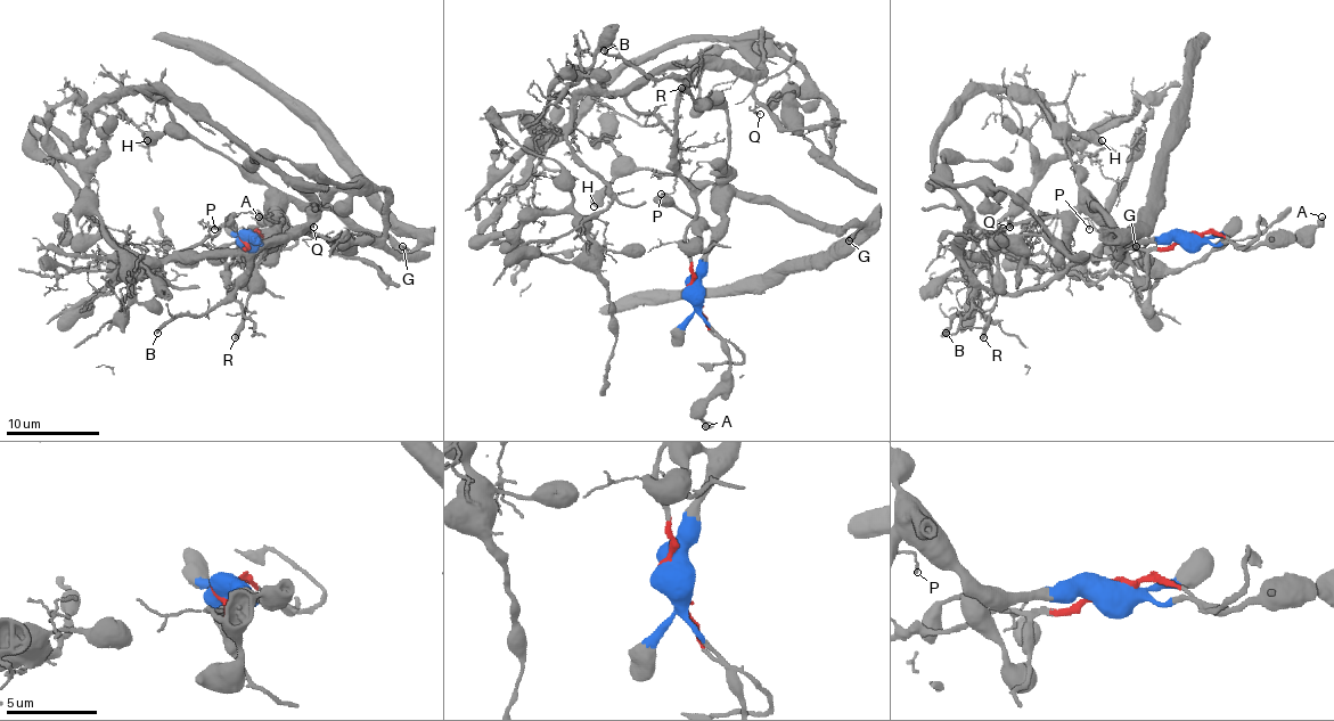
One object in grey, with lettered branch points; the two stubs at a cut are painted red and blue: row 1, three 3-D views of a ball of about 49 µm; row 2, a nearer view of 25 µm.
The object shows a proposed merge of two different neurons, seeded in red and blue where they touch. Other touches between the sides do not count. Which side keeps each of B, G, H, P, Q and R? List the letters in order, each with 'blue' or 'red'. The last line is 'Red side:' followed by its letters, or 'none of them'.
B: red
G: blue
H: blue
P: red
Q: red
R: blue
Red side: B, P, Q

